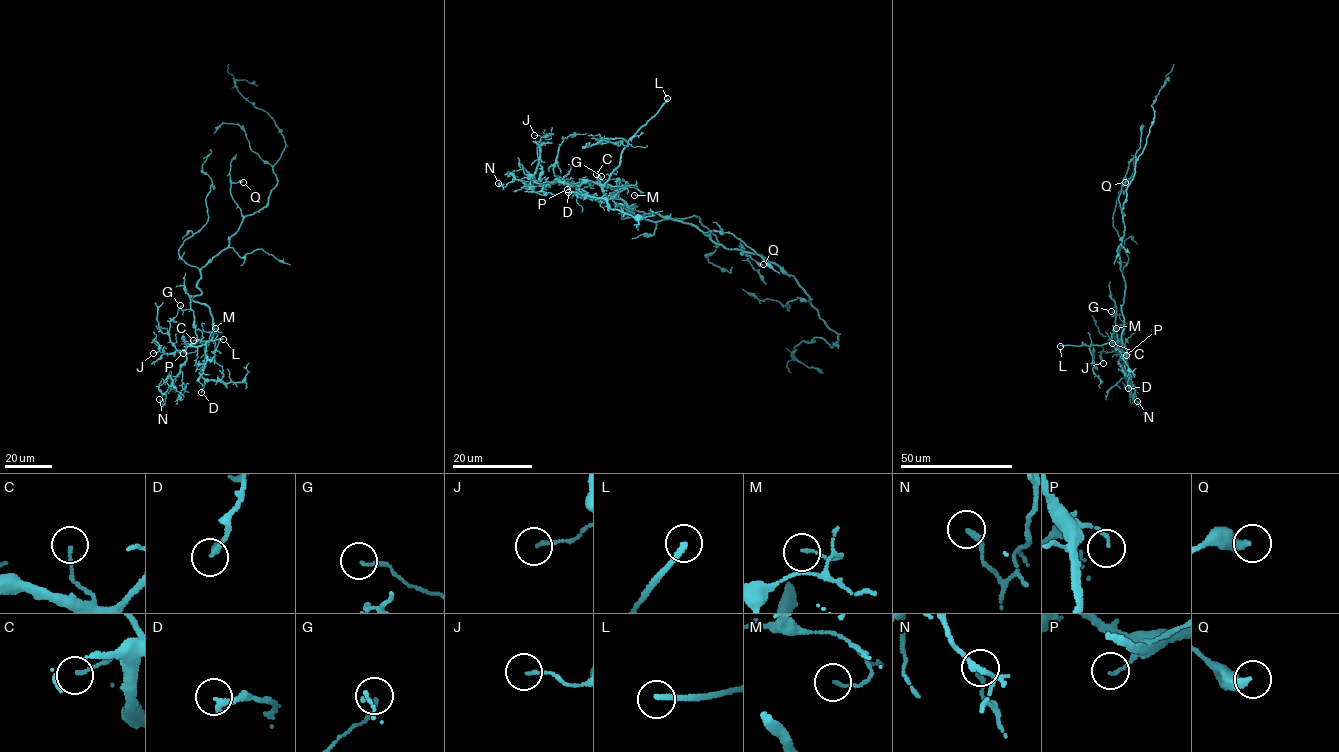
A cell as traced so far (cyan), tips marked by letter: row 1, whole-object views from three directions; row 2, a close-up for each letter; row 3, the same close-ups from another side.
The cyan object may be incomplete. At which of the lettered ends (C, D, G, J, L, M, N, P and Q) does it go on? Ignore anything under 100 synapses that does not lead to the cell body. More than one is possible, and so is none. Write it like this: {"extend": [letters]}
{"extend": ["L"]}

